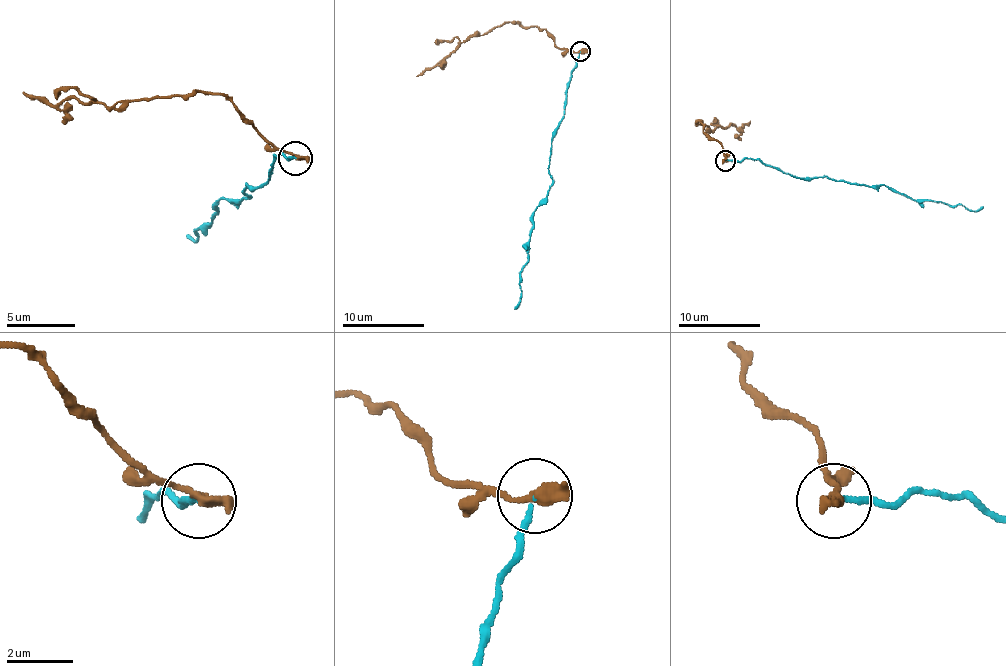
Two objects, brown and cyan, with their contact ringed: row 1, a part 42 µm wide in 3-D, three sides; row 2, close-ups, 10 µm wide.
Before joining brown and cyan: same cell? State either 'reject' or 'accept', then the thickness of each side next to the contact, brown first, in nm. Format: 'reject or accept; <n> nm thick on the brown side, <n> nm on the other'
reject; 400 nm thick on the brown side, 120 nm on the other

